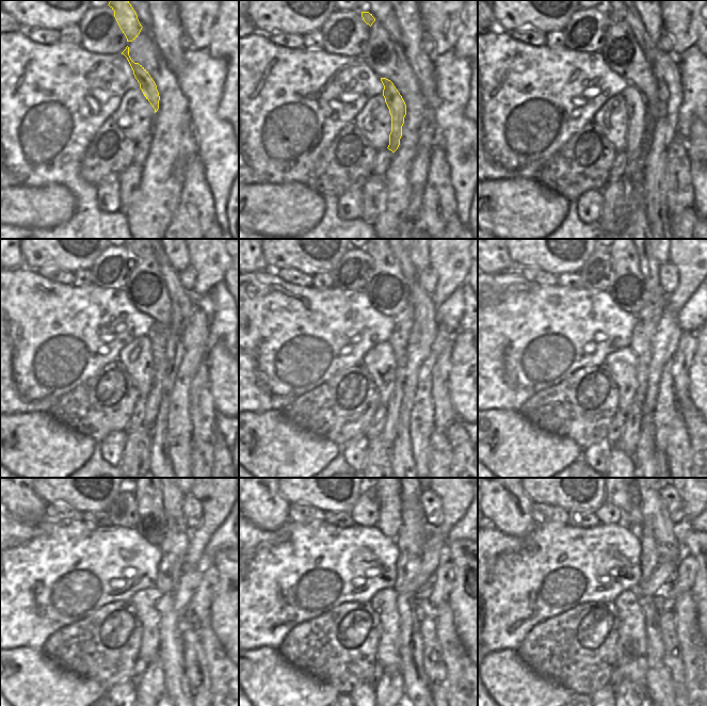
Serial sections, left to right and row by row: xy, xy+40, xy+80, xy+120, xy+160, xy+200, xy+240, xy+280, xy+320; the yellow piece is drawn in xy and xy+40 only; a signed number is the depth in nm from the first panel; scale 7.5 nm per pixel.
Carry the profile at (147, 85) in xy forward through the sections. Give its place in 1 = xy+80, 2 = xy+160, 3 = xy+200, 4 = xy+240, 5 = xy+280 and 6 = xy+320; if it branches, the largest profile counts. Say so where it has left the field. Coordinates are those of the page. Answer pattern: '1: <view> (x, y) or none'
1: xy+80 (636, 105)
2: xy+160 (392, 406)
3: xy+200 (627, 443)
4: xy+240 (151, 688)
5: xy+280 (389, 691)
6: xy+320 (626, 694)

